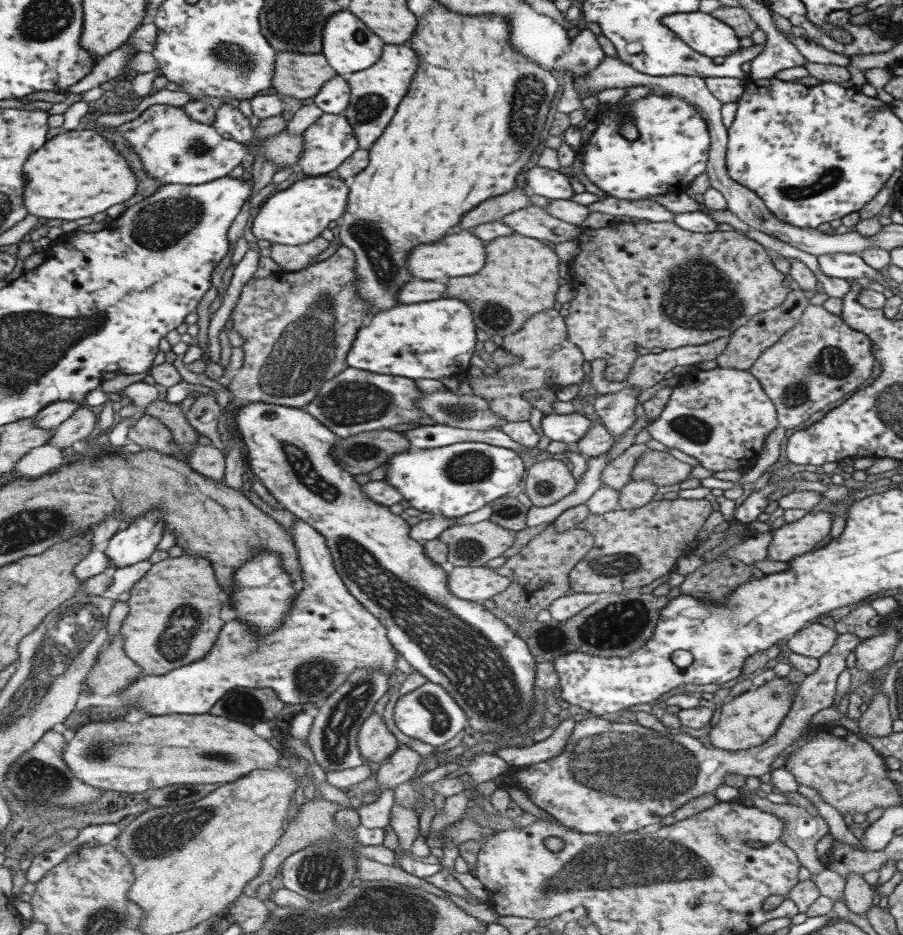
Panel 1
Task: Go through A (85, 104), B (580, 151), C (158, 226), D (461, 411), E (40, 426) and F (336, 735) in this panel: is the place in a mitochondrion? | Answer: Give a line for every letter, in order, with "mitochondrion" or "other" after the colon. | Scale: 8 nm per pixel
A: other
B: other
C: mitochondrion
D: mitochondrion
E: other
F: mitochondrion

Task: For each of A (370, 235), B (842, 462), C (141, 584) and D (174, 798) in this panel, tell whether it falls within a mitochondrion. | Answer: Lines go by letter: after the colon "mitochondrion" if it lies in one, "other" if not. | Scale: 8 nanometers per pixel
A: mitochondrion
B: other
C: other
D: mitochondrion

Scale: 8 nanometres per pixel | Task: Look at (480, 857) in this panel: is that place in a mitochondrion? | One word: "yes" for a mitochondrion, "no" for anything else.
no

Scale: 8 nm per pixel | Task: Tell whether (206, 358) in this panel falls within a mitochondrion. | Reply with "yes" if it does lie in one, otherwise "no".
no

